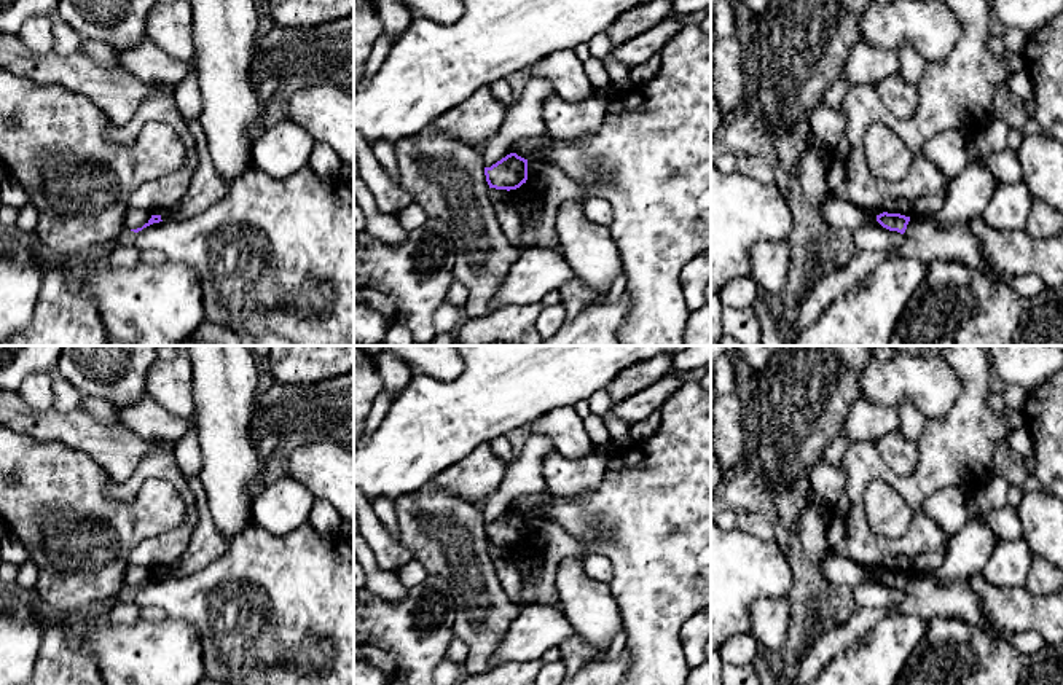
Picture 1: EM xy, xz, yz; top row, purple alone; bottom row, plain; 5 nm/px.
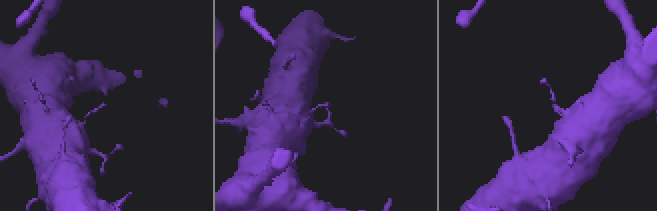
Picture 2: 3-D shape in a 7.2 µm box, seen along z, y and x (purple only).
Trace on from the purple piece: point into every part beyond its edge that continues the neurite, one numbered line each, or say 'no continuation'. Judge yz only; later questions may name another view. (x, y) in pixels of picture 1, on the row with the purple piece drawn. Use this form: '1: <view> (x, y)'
no continuation

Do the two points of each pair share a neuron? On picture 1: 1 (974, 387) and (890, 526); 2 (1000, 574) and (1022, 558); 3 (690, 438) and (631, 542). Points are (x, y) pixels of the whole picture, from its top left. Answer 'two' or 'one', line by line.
1: two
2: one
3: one

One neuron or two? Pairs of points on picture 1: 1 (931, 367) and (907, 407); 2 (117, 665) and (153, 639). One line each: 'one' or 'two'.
1: two
2: one

